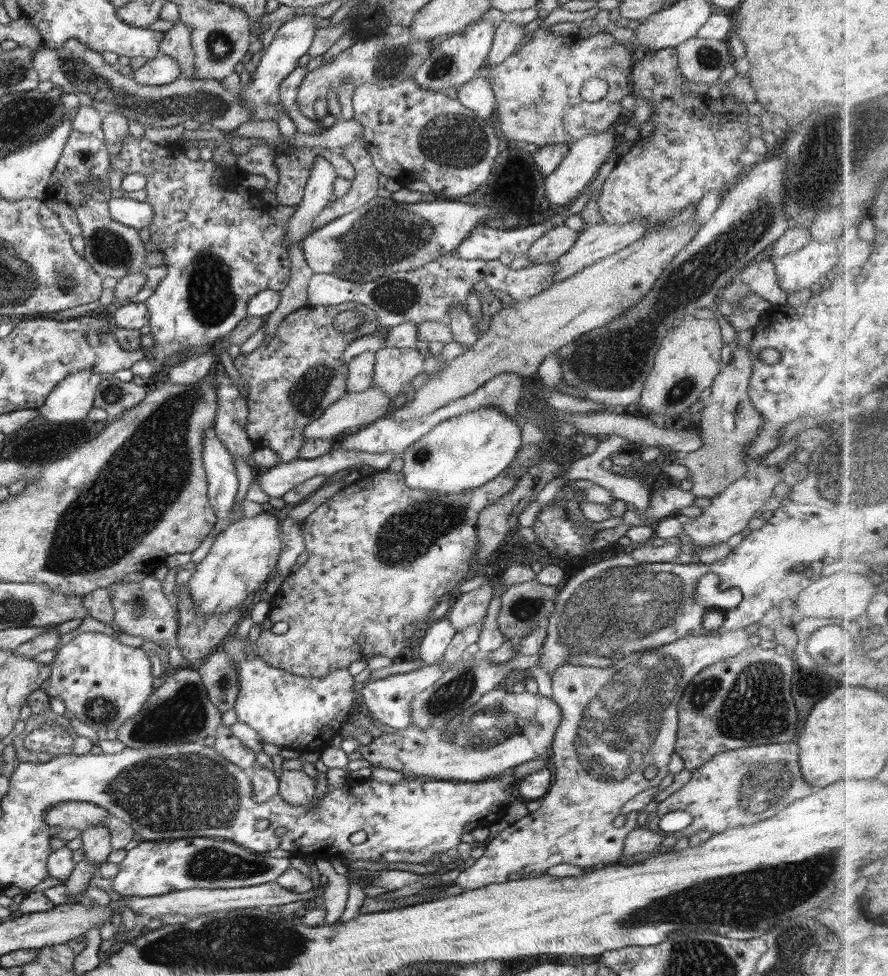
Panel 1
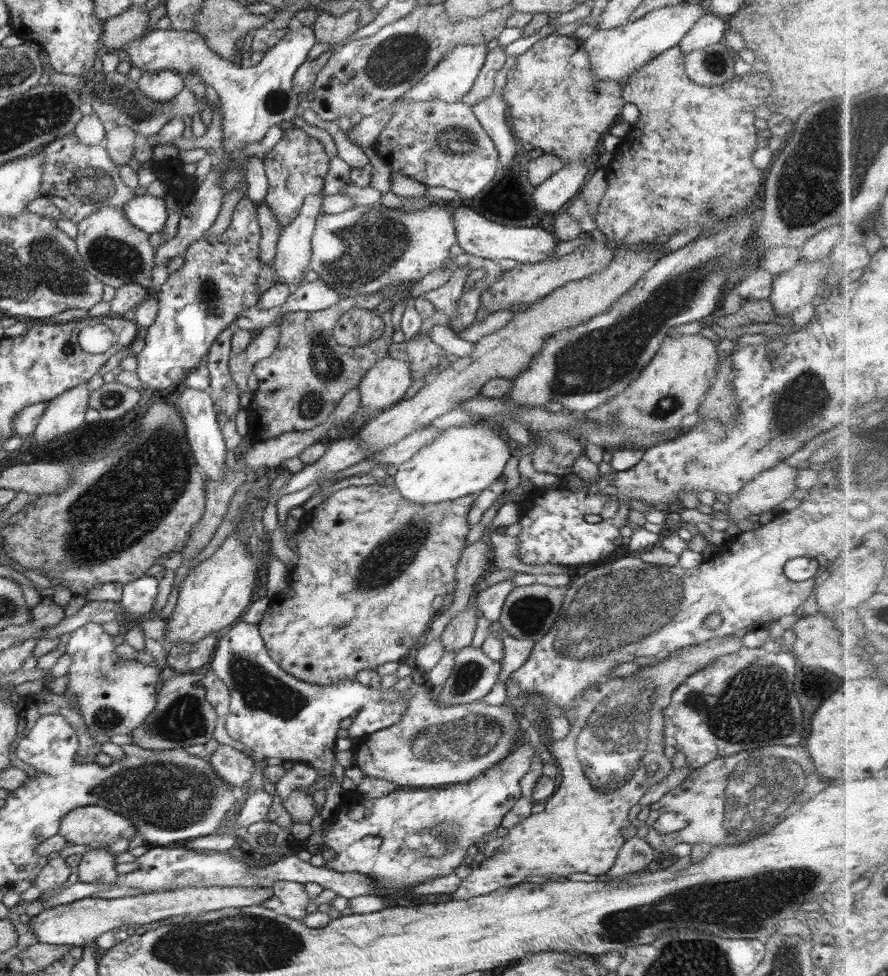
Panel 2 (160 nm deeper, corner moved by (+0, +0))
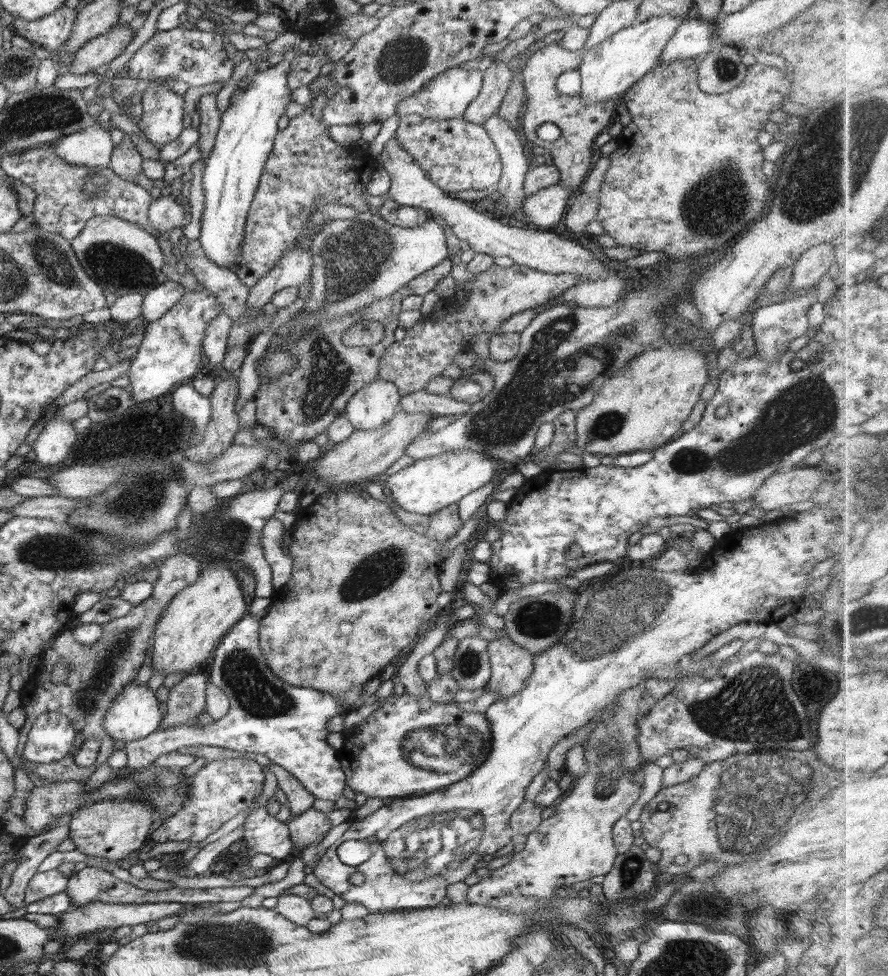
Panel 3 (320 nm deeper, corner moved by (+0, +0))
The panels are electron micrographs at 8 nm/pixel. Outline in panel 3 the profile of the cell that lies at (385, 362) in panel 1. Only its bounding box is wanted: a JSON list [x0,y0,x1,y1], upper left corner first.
[345,377,400,430]

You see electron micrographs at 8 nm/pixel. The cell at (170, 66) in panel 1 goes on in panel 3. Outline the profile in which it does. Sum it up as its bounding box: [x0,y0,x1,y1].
[137,79,185,148]

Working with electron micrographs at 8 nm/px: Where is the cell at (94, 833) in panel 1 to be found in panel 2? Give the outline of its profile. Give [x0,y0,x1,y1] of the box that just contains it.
[75,846,119,884]

